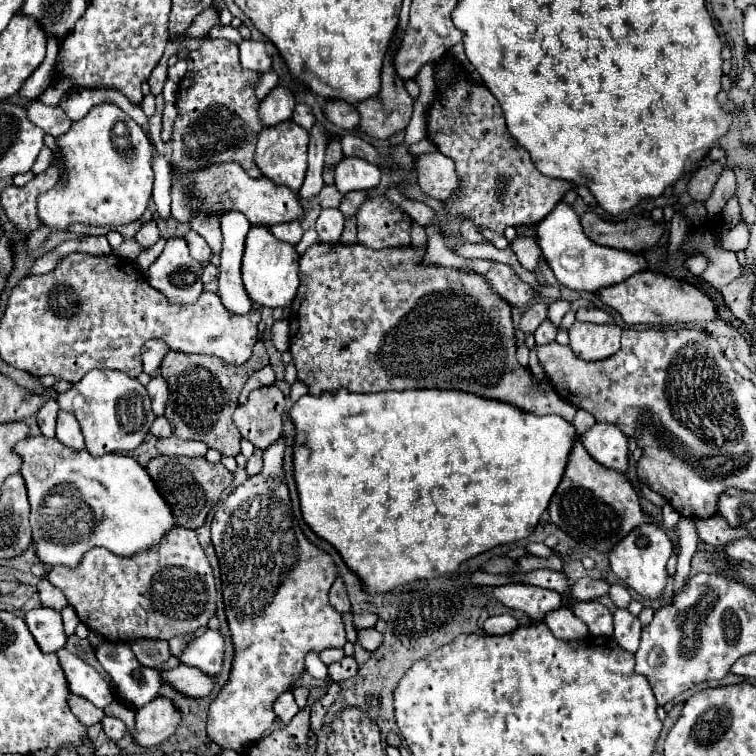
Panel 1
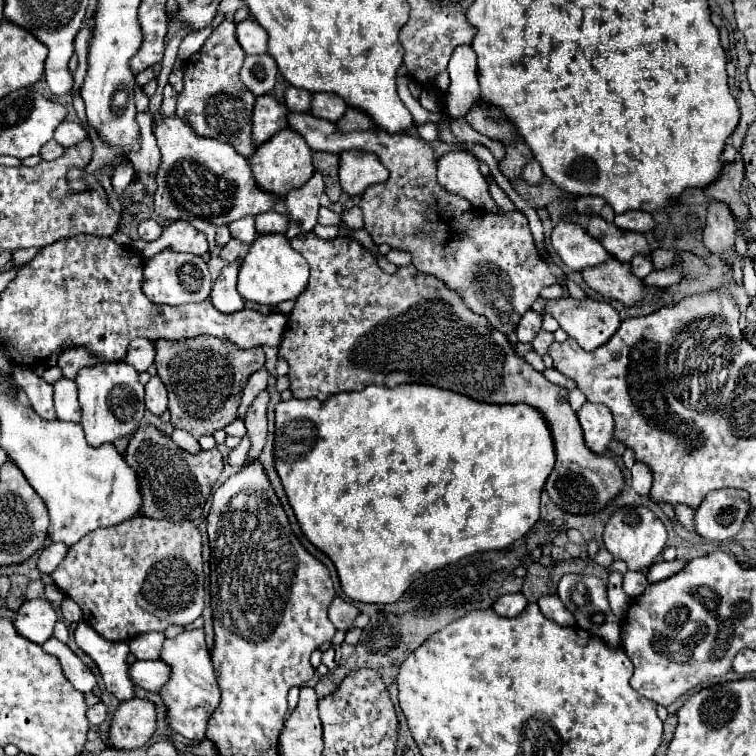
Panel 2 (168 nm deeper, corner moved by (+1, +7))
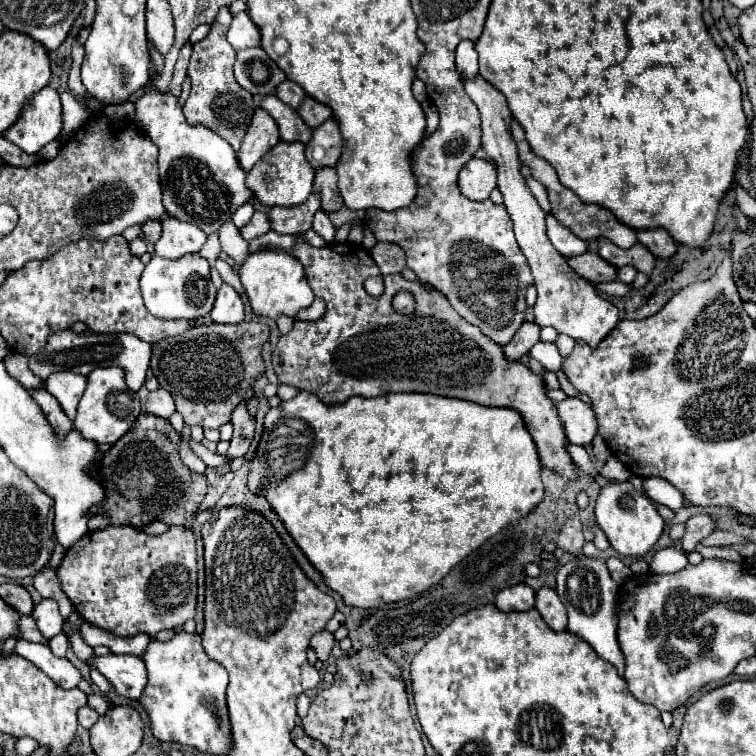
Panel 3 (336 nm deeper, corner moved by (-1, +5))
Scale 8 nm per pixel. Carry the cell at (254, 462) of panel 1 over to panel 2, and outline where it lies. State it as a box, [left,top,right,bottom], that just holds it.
[228,437,250,467]

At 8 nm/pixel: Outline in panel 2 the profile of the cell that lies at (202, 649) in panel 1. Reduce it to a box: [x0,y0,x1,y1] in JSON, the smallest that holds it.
[158,631,220,741]

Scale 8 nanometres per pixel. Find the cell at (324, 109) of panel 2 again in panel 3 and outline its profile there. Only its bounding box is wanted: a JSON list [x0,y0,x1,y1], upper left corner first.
[298,97,332,127]

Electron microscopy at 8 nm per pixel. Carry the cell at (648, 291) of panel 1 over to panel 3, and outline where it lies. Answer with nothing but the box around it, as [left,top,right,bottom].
[568,253,618,285]

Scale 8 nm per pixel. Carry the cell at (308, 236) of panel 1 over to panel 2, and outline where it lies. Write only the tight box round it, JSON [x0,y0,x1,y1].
[284,173,324,239]

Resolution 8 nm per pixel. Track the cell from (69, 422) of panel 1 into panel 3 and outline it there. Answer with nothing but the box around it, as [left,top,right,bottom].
[46,371,86,421]

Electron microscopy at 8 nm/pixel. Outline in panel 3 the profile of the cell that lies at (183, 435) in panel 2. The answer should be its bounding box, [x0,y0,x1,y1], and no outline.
[180,437,206,473]

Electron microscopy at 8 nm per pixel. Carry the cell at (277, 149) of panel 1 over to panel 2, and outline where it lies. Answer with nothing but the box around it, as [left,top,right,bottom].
[250,129,314,197]

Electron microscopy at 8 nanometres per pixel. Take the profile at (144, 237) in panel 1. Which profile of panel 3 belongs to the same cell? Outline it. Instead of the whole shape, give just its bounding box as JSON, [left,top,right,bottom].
[142,221,162,243]

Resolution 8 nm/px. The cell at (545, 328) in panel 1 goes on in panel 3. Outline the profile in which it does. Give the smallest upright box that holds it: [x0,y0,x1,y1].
[529,341,562,371]

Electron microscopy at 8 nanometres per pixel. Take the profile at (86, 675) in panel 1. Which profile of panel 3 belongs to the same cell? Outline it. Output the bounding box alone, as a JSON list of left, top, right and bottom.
[14,639,82,689]

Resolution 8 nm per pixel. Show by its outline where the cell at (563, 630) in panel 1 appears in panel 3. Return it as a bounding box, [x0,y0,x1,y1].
[536,587,566,631]

